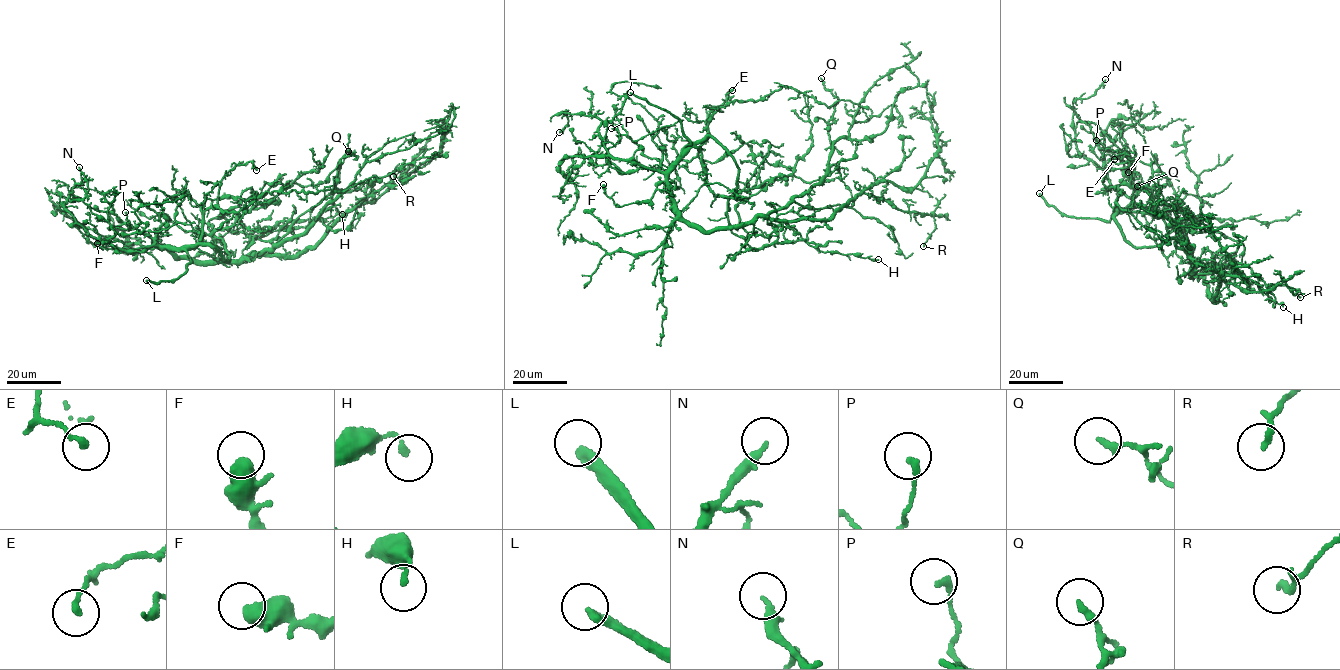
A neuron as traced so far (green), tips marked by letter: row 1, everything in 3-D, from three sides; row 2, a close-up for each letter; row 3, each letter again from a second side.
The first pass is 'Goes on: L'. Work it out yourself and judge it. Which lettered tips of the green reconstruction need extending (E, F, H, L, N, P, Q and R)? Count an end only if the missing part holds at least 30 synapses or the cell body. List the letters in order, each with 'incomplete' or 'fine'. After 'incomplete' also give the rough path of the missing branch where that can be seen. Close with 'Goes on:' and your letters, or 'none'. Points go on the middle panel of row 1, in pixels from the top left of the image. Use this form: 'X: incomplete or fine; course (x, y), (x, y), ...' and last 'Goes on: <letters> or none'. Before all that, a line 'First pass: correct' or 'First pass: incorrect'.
First pass: correct
E: fine
F: fine
H: fine
L: incomplete; course (630, 92), (615, 91), (592, 75), (586, 74)
N: fine
P: fine
Q: fine
R: fine
Goes on: L

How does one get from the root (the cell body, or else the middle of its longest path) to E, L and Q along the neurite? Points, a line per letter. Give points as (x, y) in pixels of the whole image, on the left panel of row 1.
E: (188, 256), (158, 247), (196, 245), (204, 212), (217, 206), (222, 178), (250, 161), (256, 170)
L: (188, 256), (177, 257), (158, 247), (184, 250), (191, 262), (174, 279), (146, 280)
Q: (188, 256), (201, 261), (240, 260), (298, 236), (331, 199), (339, 160), (352, 154), (357, 156), (348, 151)

